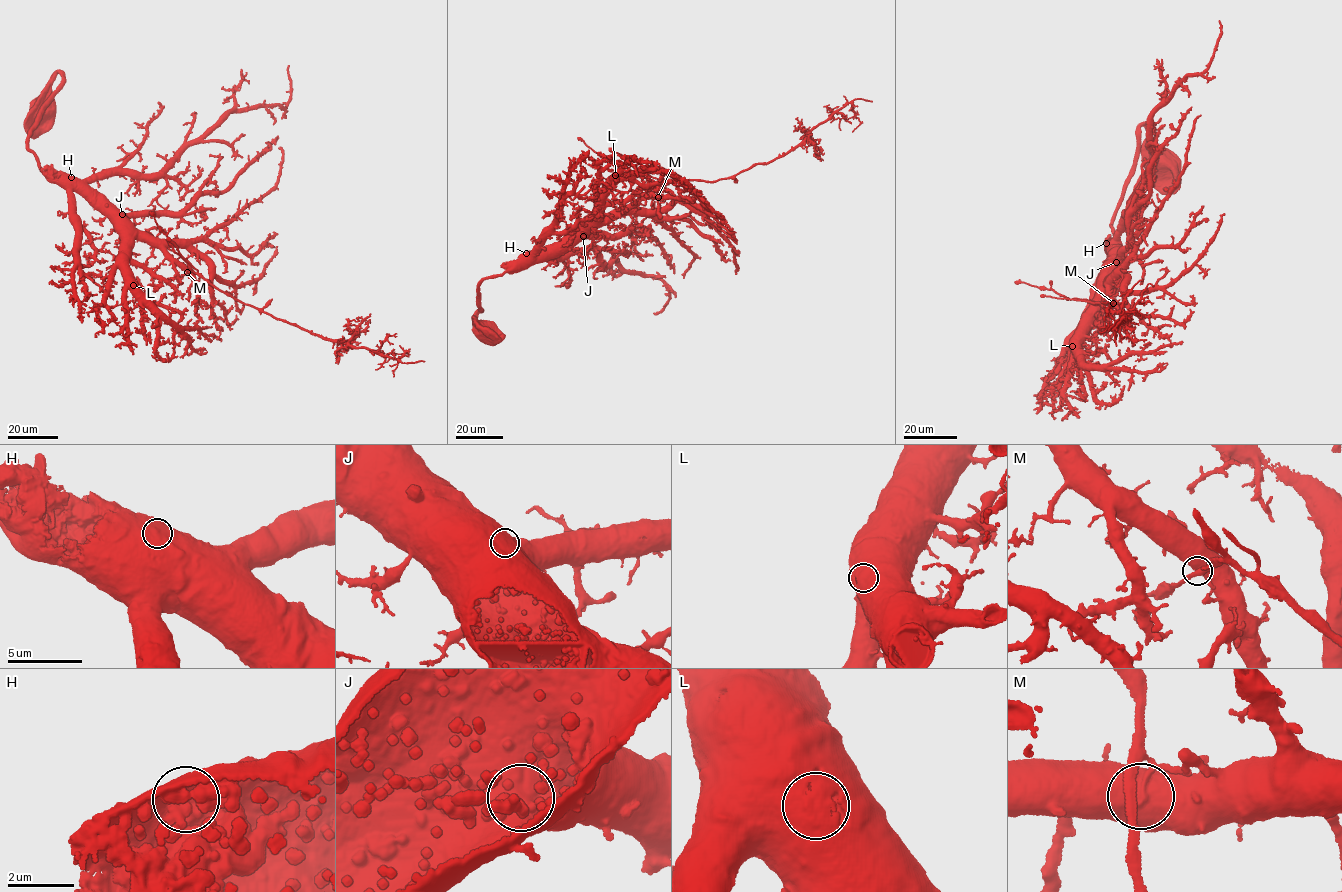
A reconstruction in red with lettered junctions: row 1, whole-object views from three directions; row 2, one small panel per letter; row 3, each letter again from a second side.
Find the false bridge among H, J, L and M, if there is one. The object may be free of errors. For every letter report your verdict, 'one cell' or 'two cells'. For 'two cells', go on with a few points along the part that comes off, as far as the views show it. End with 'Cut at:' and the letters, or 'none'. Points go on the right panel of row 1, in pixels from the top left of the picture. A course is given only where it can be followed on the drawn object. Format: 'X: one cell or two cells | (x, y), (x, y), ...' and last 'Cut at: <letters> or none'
H: one cell
J: one cell
L: one cell
M: two cells | (1113, 303), (1101, 304), (1110, 312), (1128, 314), (1127, 320), (1131, 321), (1109, 328), (1126, 312), (1139, 315)
Cut at: M

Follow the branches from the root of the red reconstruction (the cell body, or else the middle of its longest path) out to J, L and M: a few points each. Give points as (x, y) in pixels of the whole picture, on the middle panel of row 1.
J: (598, 200), (592, 212), (593, 229), (583, 236)
L: (598, 200), (607, 178), (615, 175)
M: (598, 200), (602, 219), (637, 200), (658, 197)

